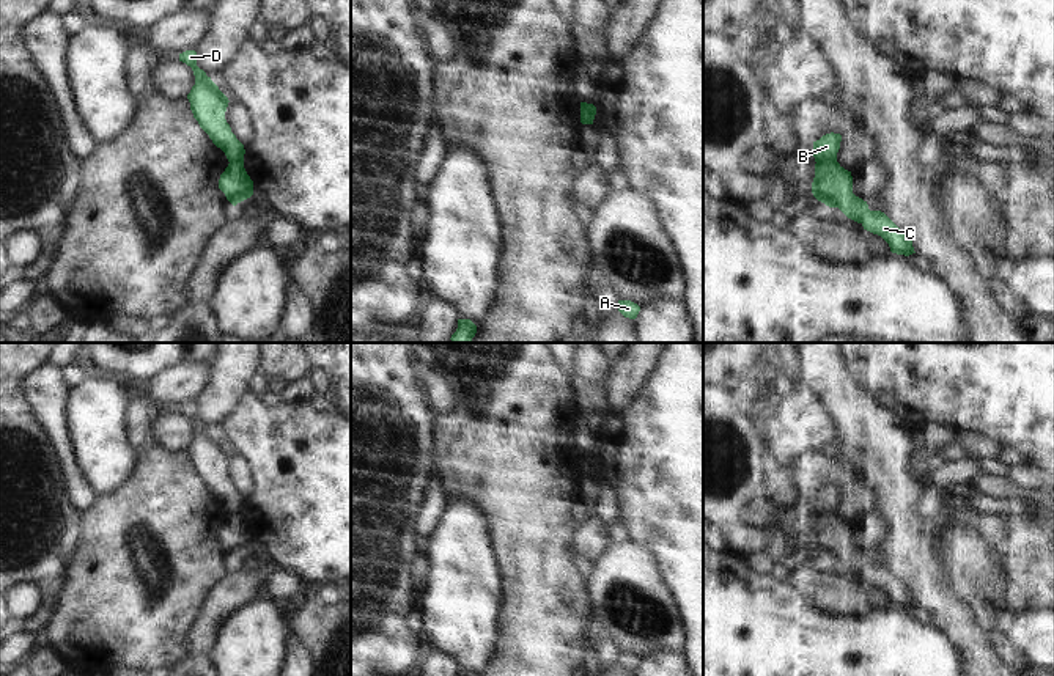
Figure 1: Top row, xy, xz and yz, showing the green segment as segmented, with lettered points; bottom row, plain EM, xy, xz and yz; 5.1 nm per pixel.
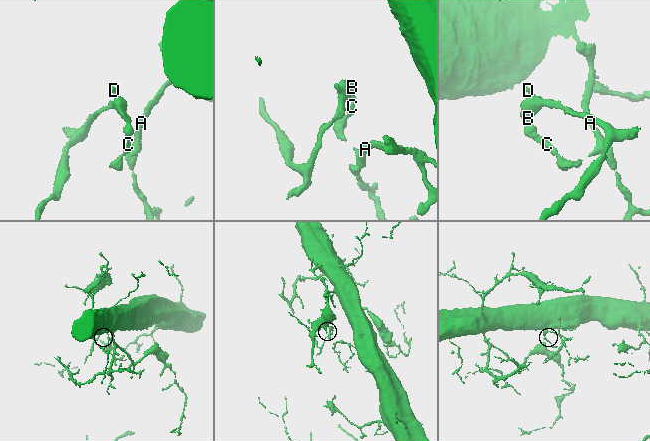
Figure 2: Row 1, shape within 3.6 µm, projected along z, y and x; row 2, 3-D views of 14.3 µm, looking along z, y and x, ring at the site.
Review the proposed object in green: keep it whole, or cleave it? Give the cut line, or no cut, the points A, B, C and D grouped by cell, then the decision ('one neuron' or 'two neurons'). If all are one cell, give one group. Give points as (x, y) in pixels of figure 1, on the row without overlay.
yz (836, 511), (817, 514) | A C / B D | two neurons

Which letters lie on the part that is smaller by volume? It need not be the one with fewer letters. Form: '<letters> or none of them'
B, D

